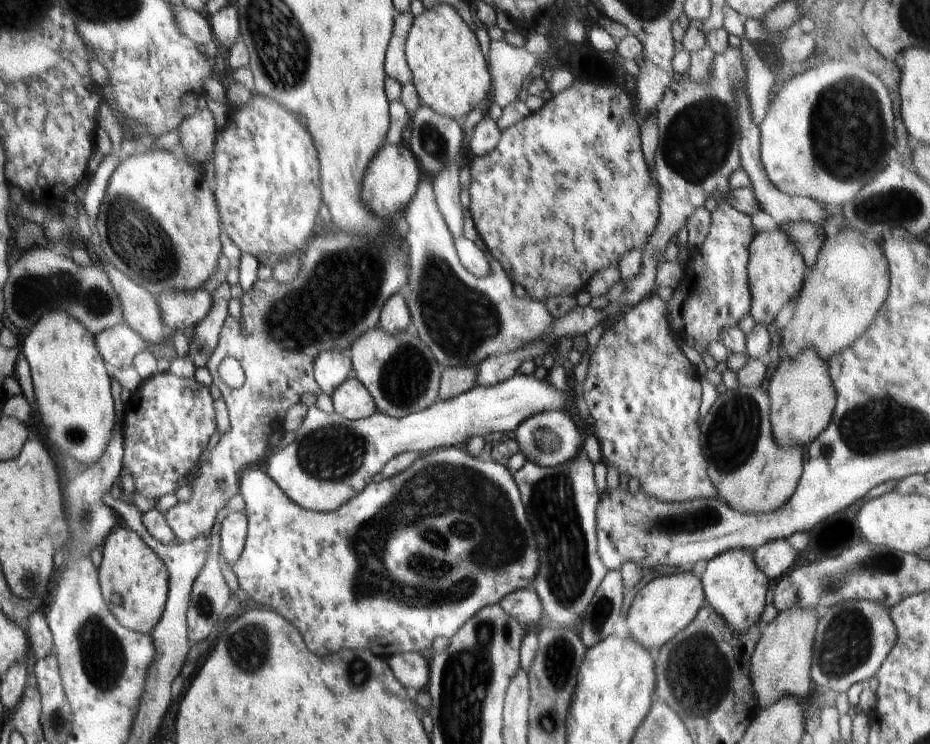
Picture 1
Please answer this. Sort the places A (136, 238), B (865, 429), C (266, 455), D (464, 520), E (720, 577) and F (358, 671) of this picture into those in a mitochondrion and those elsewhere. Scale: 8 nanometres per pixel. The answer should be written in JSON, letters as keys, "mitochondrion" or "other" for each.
{"A":"mitochondrion","B":"mitochondrion","C":"other","D":"mitochondrion","E":"other","F":"mitochondrion"}

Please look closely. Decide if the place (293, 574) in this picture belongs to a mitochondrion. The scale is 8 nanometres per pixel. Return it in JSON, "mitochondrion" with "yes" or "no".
{"mitochondrion":"no"}

